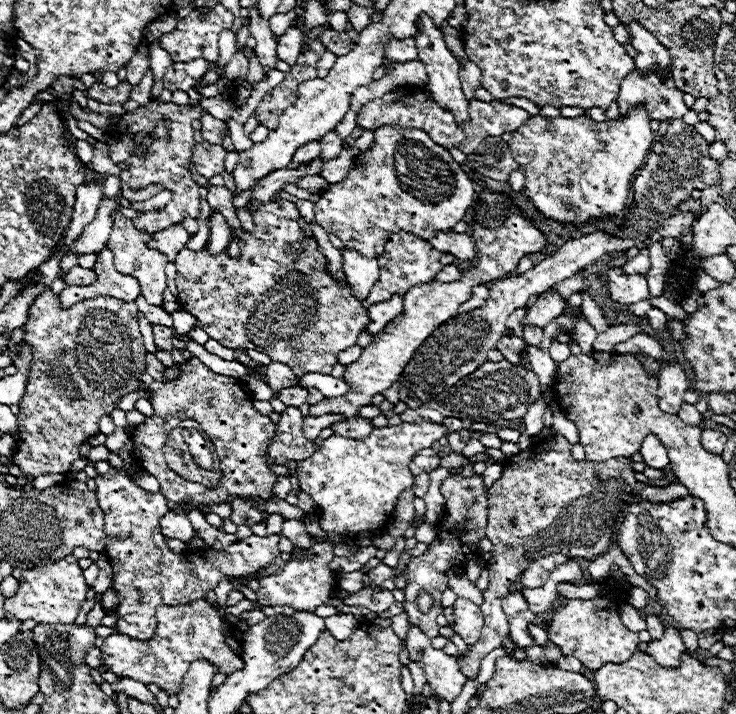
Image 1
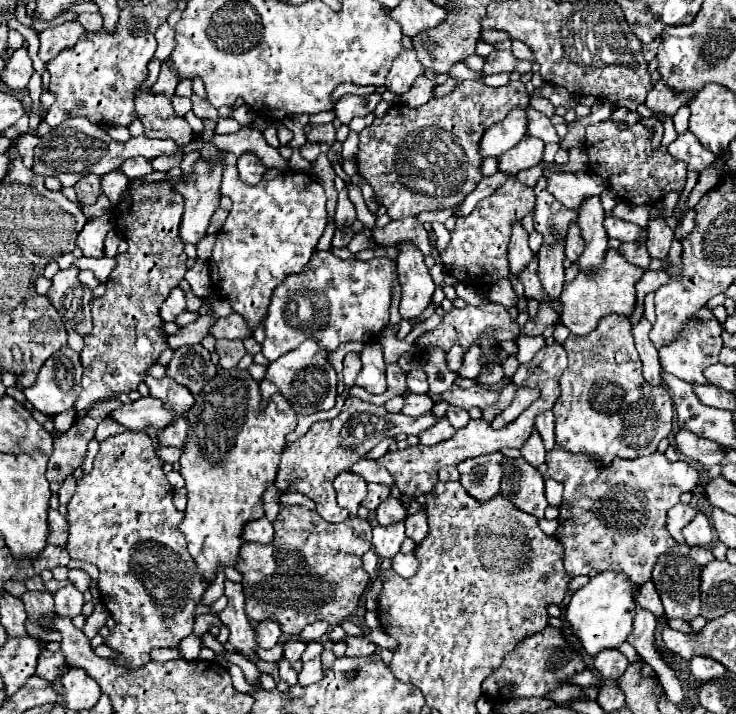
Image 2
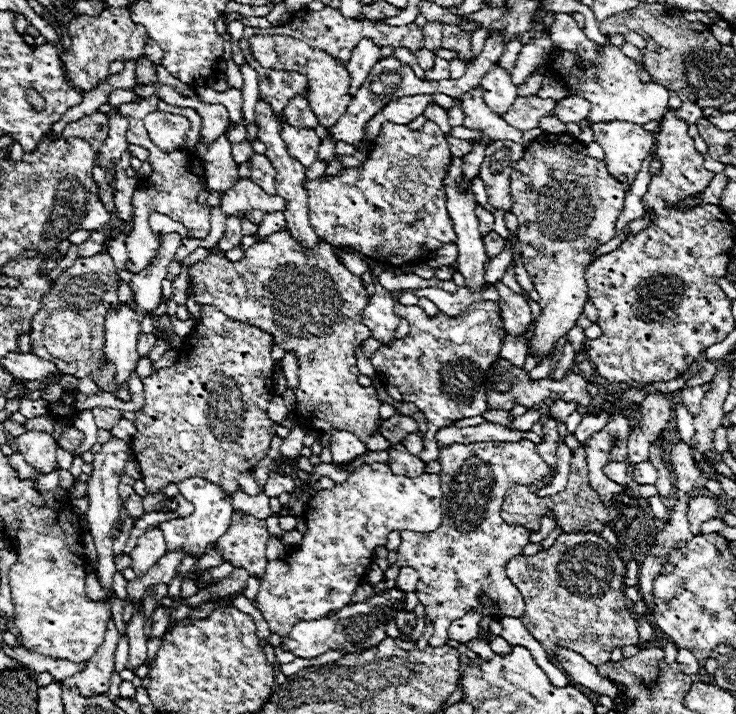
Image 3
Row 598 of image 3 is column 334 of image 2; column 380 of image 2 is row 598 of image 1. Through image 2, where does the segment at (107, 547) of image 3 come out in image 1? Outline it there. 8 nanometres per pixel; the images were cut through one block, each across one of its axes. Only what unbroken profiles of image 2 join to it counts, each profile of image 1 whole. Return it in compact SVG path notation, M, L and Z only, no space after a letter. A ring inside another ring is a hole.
M96 594L94 606L87 615L86 625L96 628L100 625L104 615L105 613L101 607L101 594Z

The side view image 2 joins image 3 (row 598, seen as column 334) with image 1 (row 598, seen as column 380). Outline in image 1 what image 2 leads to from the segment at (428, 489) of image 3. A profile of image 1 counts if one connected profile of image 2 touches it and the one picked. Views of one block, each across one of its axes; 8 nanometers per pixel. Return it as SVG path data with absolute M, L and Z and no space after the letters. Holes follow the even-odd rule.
M312 540L312 548L308 552L316 552L318 560L316 562L288 562L282 570L280 576L268 576L264 580L260 580L260 590L258 594L258 604L262 606L292 606L296 610L306 610L306 612L314 612L316 606L320 604L328 604L334 598L334 590L338 588L334 572L328 568L328 564L334 558L332 552L334 544L326 542L326 544L316 544Z

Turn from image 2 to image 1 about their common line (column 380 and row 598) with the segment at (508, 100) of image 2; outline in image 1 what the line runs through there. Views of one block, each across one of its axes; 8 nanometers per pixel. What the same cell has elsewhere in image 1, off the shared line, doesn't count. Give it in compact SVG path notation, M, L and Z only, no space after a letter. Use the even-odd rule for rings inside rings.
M110 468L106 474L96 476L96 496L106 518L106 554L114 570L114 590L118 594L118 622L112 628L134 640L150 640L154 636L158 606L184 606L206 598L222 578L248 576L280 556L278 534L250 536L230 544L226 550L204 548L200 552L174 554L168 550L160 526L160 518L168 512L166 498L160 492L152 494L138 488L124 470Z

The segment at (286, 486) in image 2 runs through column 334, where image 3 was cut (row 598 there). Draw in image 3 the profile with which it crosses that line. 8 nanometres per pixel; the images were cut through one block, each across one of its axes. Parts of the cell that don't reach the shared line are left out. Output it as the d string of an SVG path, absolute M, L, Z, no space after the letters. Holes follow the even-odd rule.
M528 440L520 442L474 442L474 444L452 444L448 448L440 450L438 456L442 470L442 524L434 532L402 532L402 544L398 548L398 566L410 566L420 572L420 582L414 590L420 604L424 606L426 616L430 618L430 624L434 628L434 634L430 636L432 646L448 644L448 626L462 618L470 608L482 608L484 616L492 614L490 606L482 606L478 602L478 594L486 592L490 600L500 602L502 616L514 616L520 618L524 614L524 598L520 596L518 588L512 586L512 580L506 576L506 564L512 560L512 556L522 554L522 548L528 544L530 532L520 526L510 526L500 518L500 506L504 502L506 490L514 484L536 484L544 476L548 476L552 470L548 464L536 454L536 444Z

